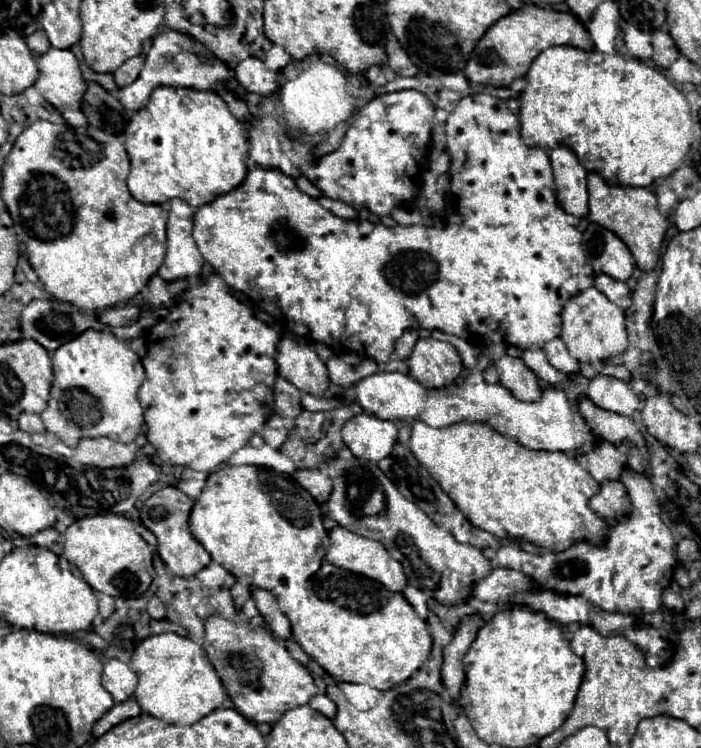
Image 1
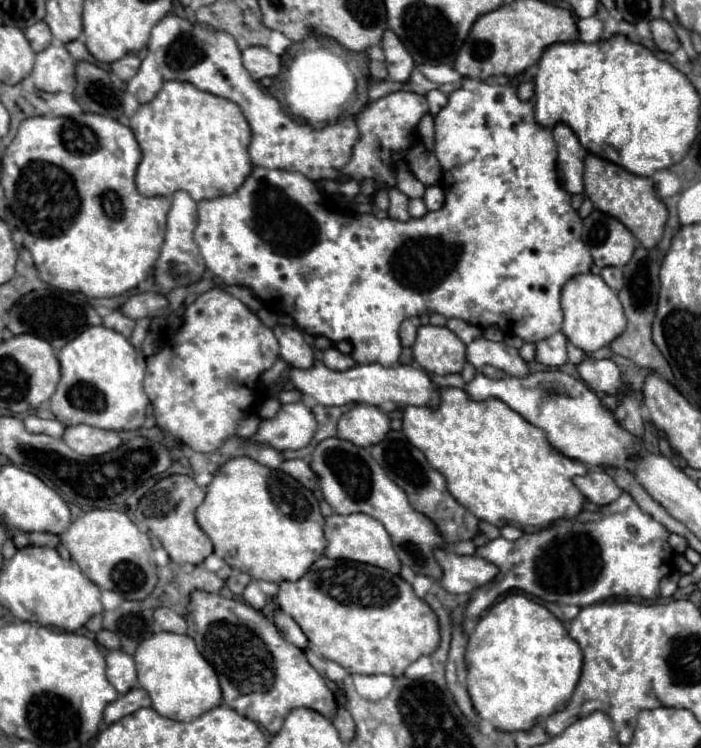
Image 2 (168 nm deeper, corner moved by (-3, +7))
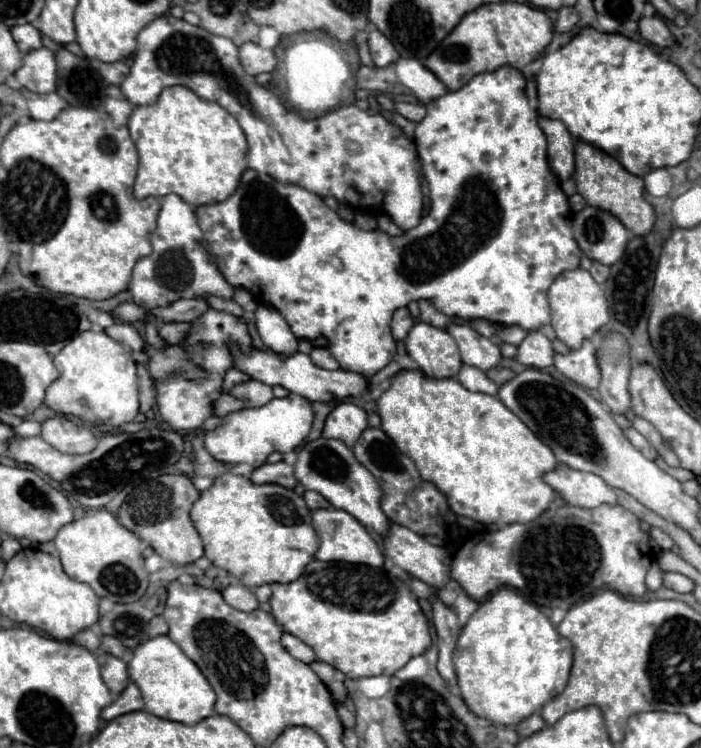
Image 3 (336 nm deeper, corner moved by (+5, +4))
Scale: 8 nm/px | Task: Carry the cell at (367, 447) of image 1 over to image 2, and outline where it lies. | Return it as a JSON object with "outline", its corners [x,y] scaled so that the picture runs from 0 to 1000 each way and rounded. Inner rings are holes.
{"outline":[[[506,540],[495,548],[481,570],[481,583],[506,596],[535,596],[558,575],[558,561],[549,551],[526,540]]]}

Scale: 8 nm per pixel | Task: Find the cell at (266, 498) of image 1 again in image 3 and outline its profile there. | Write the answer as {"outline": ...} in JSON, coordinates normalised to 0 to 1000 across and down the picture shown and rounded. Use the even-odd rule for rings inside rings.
{"outline":[[[330,632],[310,638],[304,648],[287,659],[272,680],[272,694],[290,721],[292,745],[304,755],[327,763],[350,785],[421,777],[421,771],[427,771],[427,766],[432,766],[438,753],[449,745],[449,737],[455,731],[455,721],[444,702],[444,686],[432,664],[427,664],[418,654],[407,654],[401,648],[361,648],[355,640]]]}

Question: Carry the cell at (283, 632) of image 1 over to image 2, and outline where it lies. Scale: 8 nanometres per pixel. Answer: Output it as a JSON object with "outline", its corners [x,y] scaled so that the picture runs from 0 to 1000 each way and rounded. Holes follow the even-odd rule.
{"outline":[[[392,813],[392,818],[389,818],[389,832],[392,832],[392,837],[398,837],[398,845],[401,845],[412,858],[418,858],[421,864],[427,864],[429,869],[438,866],[438,853],[435,853],[435,848],[429,845],[429,840],[424,837],[424,832],[421,832],[415,824],[409,824],[409,821],[404,821],[398,813]]]}

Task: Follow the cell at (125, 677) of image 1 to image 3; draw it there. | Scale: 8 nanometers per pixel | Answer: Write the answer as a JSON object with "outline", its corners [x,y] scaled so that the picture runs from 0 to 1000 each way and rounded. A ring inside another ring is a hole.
{"outline":[[[144,873],[138,881],[141,881],[141,889],[144,889],[144,905],[147,905],[150,916],[167,932],[181,918],[181,910],[184,910],[178,884],[173,884],[173,881],[167,881],[155,873]]]}

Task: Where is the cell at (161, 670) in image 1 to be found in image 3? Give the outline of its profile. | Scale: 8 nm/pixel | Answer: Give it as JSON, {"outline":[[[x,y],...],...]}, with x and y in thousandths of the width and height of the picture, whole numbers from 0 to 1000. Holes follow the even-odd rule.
{"outline":[[[238,849],[218,852],[201,860],[190,870],[190,881],[184,884],[181,892],[184,905],[201,921],[210,953],[218,953],[241,964],[255,964],[264,969],[284,967],[304,956],[307,924],[301,921],[298,910],[290,905],[284,892]]]}

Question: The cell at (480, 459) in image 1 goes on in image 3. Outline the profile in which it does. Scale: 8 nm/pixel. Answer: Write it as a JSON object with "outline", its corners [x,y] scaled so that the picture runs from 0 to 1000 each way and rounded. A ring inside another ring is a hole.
{"outline":[[[572,493],[558,515],[541,528],[538,533],[538,552],[544,557],[544,574],[552,579],[552,584],[558,584],[558,590],[566,595],[566,600],[578,608],[583,608],[595,627],[598,627],[598,635],[606,640],[606,643],[615,643],[632,662],[638,662],[638,670],[641,670],[641,678],[649,689],[658,689],[658,691],[669,691],[675,697],[683,697],[689,702],[700,702],[700,699],[709,699],[709,702],[723,702],[723,699],[755,699],[760,697],[763,691],[769,691],[780,678],[783,672],[792,667],[792,656],[772,640],[775,632],[780,630],[789,630],[795,627],[795,614],[792,608],[786,606],[786,600],[763,584],[763,579],[757,574],[752,574],[752,568],[735,555],[729,552],[709,531],[703,528],[692,528],[692,525],[675,525],[675,523],[666,523],[660,515],[655,515],[652,507],[615,507],[615,504],[606,504],[601,493]]]}

